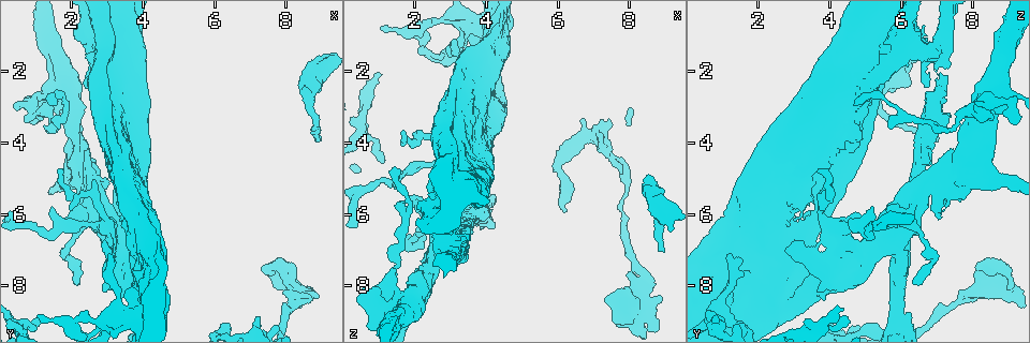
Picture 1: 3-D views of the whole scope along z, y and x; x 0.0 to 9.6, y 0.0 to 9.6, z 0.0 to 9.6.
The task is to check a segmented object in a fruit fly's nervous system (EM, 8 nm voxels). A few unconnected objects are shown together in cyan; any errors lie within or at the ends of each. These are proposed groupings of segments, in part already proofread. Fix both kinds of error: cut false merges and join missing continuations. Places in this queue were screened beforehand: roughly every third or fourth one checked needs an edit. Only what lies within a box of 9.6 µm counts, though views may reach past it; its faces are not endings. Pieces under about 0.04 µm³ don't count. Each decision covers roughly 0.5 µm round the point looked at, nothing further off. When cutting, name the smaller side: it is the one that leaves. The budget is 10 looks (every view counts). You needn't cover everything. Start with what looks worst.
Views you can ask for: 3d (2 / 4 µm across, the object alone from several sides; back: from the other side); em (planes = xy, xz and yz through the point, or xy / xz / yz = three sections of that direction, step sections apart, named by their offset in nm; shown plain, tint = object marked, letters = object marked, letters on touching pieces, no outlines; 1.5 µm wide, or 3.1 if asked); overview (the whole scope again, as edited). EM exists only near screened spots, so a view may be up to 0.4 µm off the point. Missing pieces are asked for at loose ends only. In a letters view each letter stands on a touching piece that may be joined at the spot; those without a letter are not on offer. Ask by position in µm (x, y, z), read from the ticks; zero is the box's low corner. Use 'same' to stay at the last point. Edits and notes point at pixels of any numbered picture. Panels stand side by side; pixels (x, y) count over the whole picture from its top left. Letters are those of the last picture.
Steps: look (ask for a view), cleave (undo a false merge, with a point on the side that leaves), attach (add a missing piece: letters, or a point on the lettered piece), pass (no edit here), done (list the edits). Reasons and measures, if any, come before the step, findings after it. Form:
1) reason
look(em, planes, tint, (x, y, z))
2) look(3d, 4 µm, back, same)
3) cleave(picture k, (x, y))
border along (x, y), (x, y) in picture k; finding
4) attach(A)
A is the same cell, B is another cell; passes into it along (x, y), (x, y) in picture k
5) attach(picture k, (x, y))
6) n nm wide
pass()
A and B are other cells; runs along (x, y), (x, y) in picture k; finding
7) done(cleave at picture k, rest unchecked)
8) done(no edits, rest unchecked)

tapers out
look(em, planes, letters, (8.80, 3.90, 7.00))

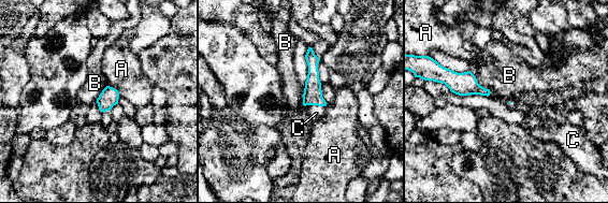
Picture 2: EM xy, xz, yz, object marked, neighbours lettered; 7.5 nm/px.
attach(C)
C is the same cell, A and B are other cells; passes into it along (313, 95), (315, 104), (316, 113) in picture 2; it goes on there

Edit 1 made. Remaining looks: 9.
two arms at a narrow angle
look(3d, 4 µm, (8.60, 8.45, 7.90))

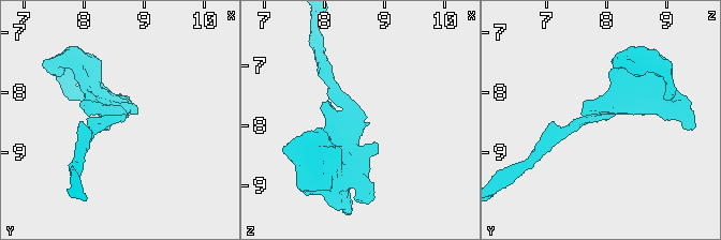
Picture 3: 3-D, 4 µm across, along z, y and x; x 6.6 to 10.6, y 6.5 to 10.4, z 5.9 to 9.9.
now the EM
look(em, planes, tint, (8.60, 8.40, 7.85))

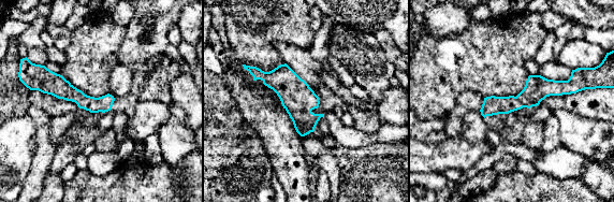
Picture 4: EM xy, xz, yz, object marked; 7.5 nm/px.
what lies round it
look(em, planes, letters, same)

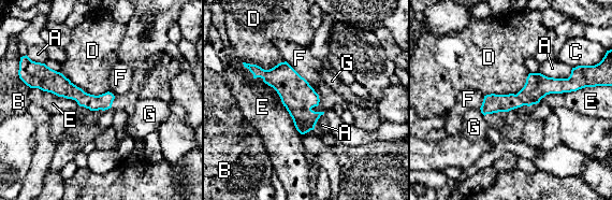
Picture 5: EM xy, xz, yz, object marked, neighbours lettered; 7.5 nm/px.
pass()
A, B, C, D, E, F and G are other cells; one neuron here

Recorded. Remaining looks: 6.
thick end
look(3d, 4 µm, (2.05, 0.85, 5.75))

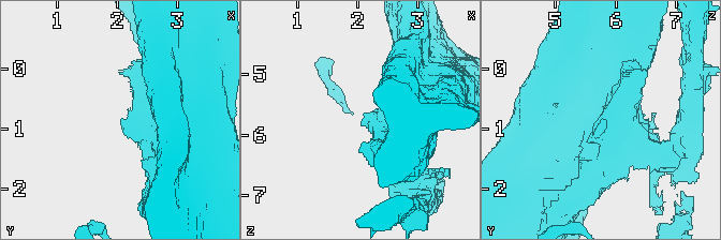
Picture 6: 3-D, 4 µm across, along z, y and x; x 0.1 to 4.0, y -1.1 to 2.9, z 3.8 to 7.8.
now the EM
look(em, xz, step 8, letters, (2.10, 0.90, 5.75))

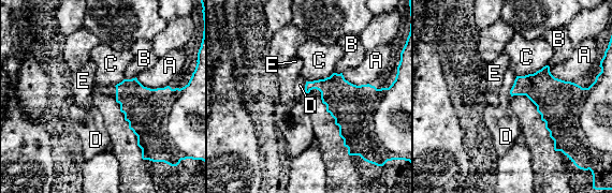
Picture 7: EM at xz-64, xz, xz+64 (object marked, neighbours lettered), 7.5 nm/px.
another direction
look(em, planes, letters, same)

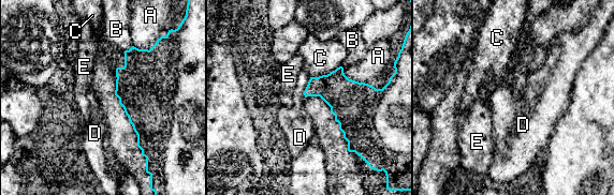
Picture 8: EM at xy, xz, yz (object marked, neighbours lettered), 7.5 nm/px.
pass()
A, B, C, D and E are other cells; border along (310, 77), (304, 91), (304, 96) in picture 8; no lettered piece goes on from it

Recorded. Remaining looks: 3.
done(attach at picture 2, rest unchecked)

